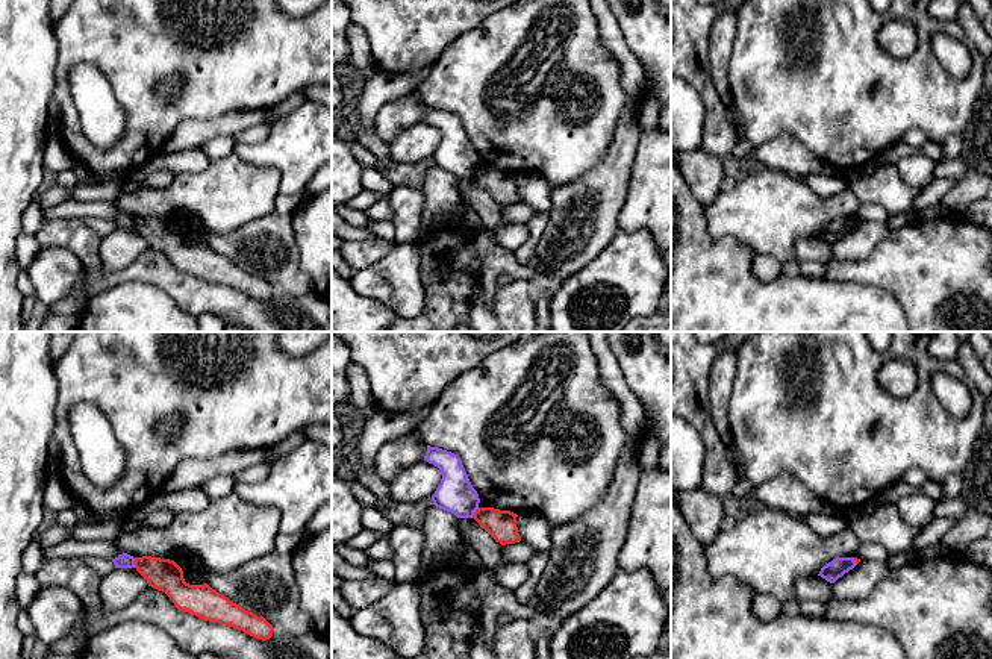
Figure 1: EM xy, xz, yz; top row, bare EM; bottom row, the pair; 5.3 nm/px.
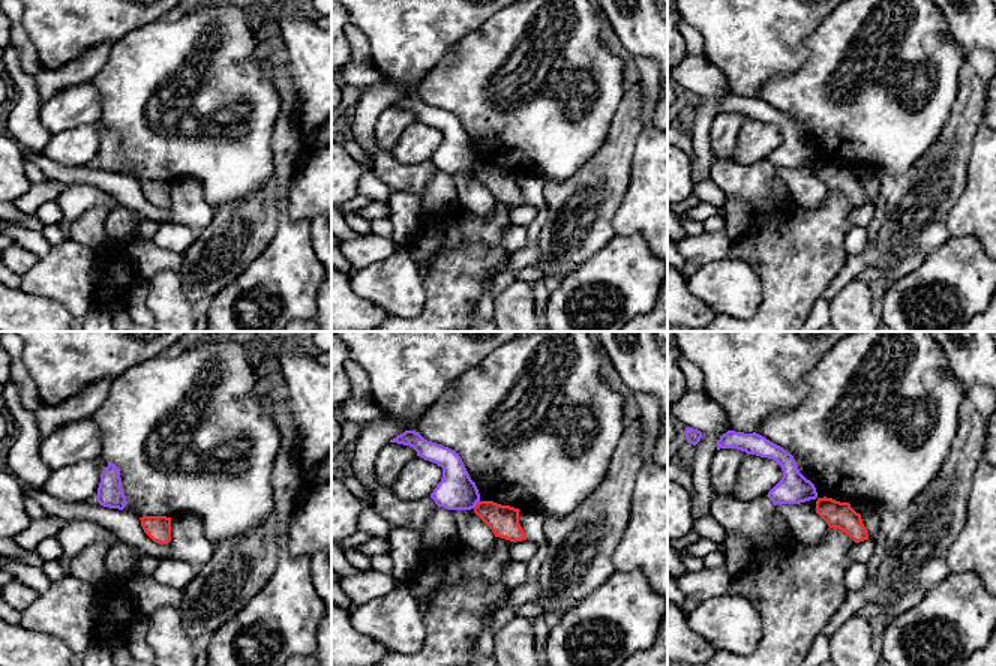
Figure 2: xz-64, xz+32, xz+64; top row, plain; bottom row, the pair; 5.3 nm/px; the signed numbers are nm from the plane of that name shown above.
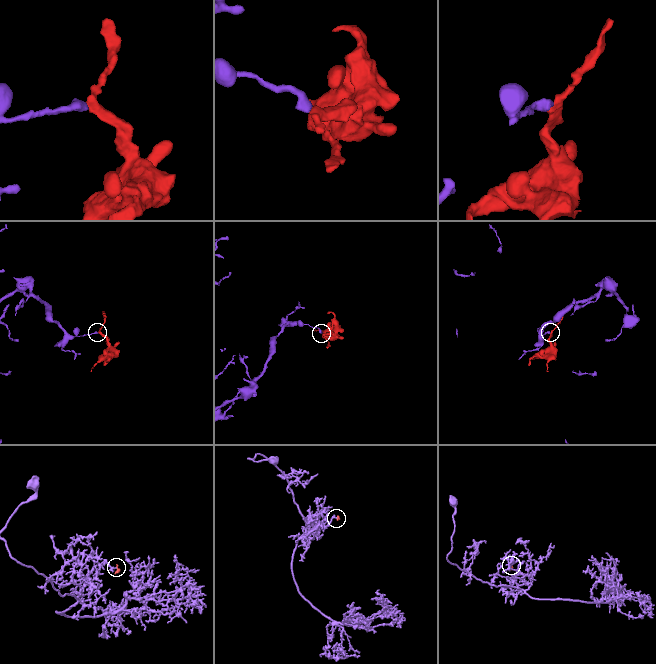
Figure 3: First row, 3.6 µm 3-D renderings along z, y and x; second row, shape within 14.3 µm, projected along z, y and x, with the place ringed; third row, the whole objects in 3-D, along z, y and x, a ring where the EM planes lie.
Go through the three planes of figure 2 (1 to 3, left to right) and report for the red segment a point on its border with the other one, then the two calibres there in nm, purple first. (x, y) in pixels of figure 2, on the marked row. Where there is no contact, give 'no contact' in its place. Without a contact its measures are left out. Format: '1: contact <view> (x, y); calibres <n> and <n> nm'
1: no contact
2: contact xz+32 (476, 503); calibres 200 and 160 nm
3: no contact

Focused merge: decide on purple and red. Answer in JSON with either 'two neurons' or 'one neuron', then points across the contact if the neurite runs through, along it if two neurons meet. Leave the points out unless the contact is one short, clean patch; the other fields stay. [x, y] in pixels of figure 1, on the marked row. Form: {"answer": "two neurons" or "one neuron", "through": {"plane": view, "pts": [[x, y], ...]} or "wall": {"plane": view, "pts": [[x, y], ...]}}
{"answer": "two neurons", "wall": {"plane": "xy", "pts": [[134, 558], [135, 567]]}}

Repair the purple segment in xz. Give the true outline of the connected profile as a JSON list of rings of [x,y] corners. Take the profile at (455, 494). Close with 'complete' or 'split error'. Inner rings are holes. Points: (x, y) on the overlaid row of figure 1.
[[[427,445],[424,461],[441,470],[442,479],[432,501],[436,508],[454,514],[457,518],[473,518],[479,509],[479,494],[457,454]]] | complete

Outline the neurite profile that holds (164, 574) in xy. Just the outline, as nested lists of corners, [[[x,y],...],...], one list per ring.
[[[142,556],[135,557],[135,568],[148,586],[165,592],[174,606],[183,612],[242,630],[256,639],[267,641],[273,636],[274,627],[264,617],[245,611],[207,583],[186,583],[182,568],[174,561]]]

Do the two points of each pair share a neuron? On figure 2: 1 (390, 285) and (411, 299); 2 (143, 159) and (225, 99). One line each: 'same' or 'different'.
1: same
2: same

